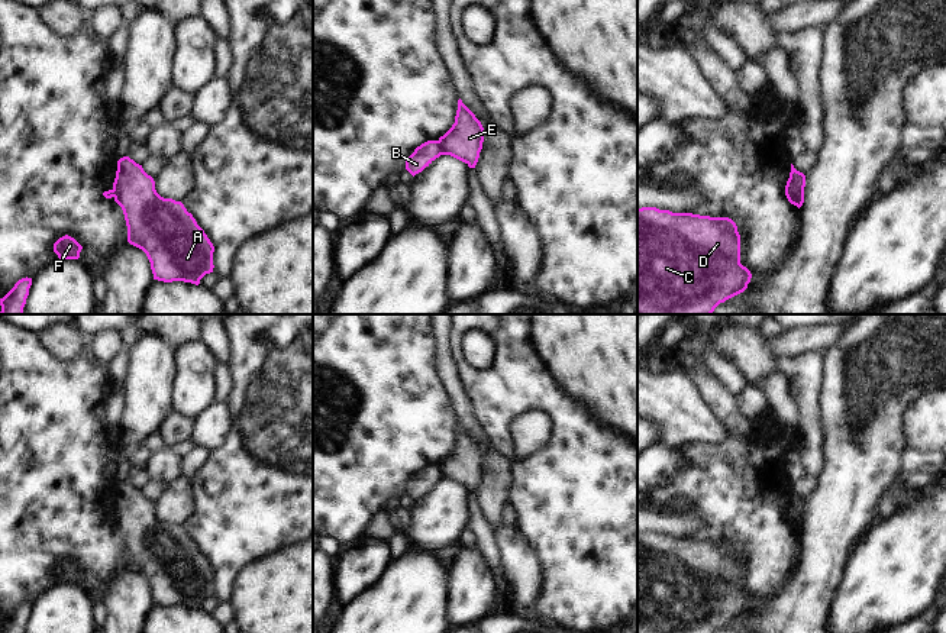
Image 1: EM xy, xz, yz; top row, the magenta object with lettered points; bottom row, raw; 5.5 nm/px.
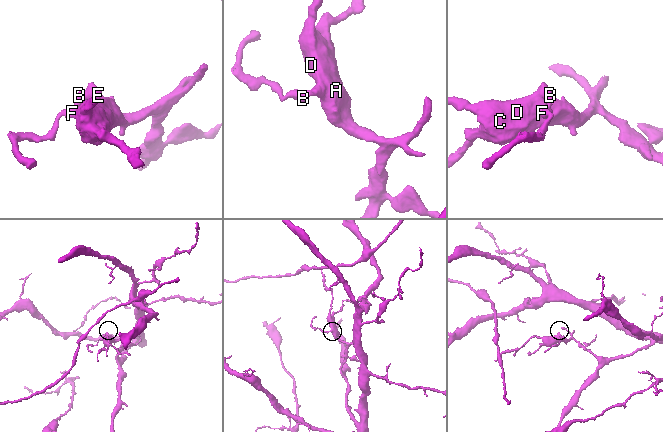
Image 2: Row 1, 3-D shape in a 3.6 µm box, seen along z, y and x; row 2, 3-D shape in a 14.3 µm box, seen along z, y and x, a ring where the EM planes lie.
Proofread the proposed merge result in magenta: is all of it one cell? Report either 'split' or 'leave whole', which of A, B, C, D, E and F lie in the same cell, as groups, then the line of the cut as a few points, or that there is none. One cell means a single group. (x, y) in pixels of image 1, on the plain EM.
split | A C D E / B F | yz (796, 512), (791, 523), (797, 529)

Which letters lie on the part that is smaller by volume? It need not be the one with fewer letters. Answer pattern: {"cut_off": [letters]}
{"cut_off": ["B", "F"]}

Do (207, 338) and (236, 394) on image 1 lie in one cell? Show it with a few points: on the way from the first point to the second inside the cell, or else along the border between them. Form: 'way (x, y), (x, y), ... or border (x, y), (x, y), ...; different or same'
border (223, 329), (229, 345), (228, 362); different

